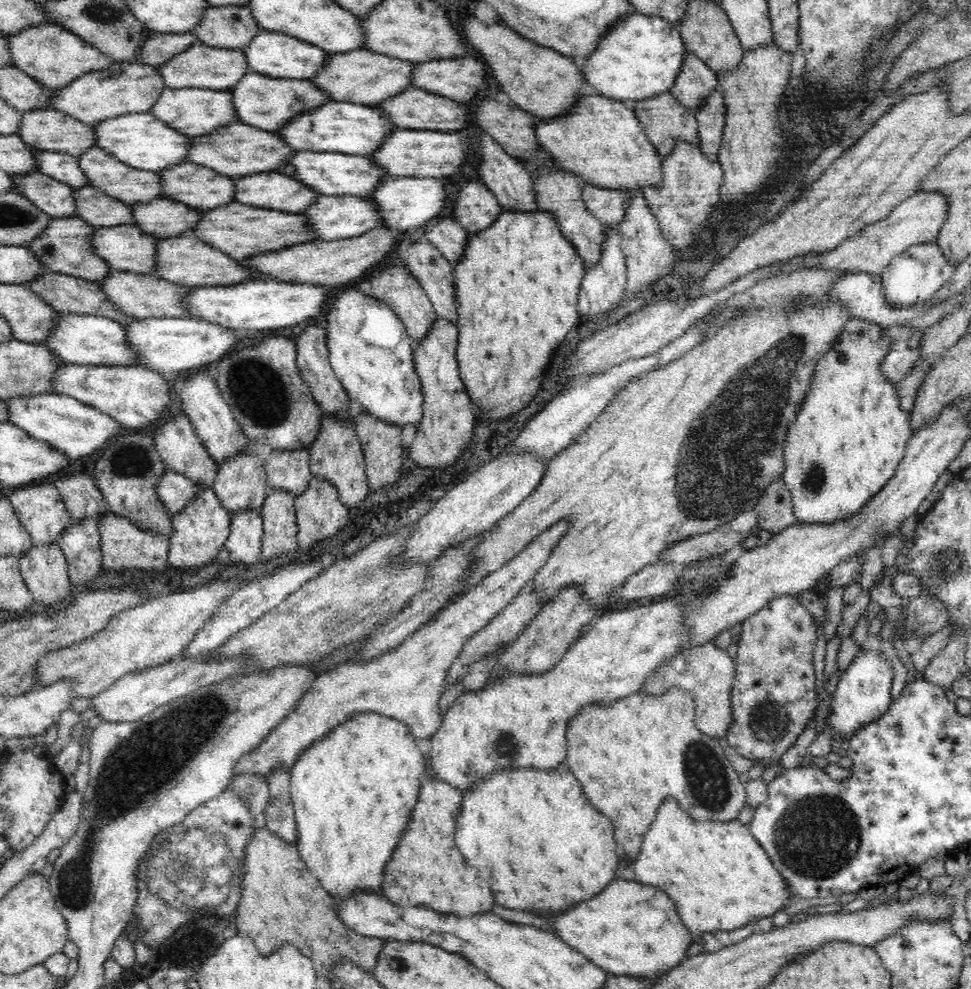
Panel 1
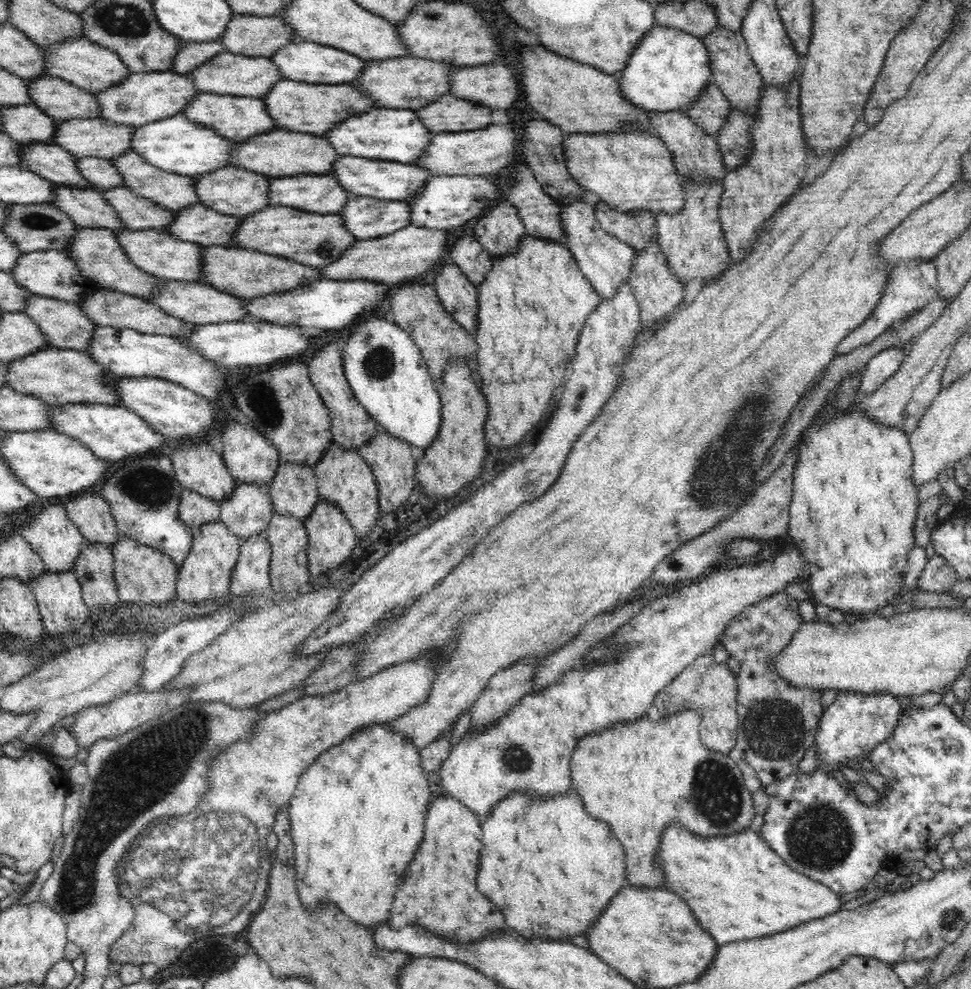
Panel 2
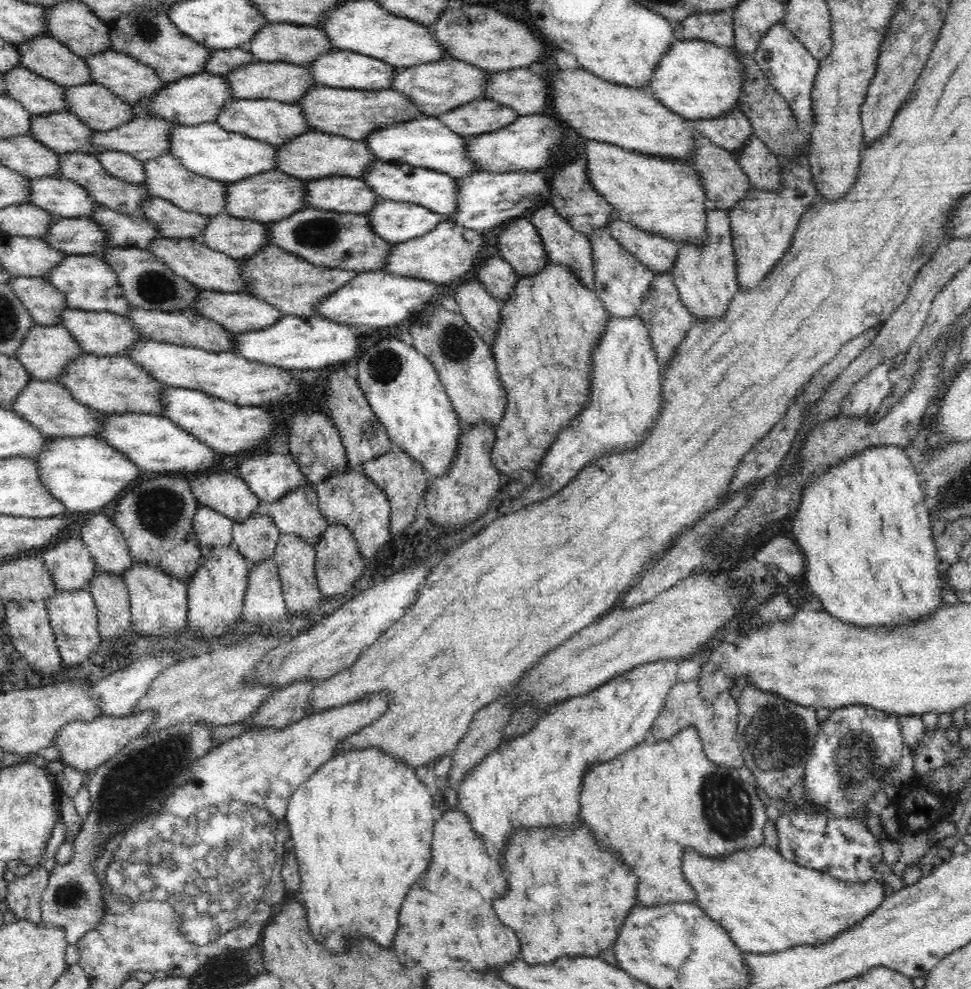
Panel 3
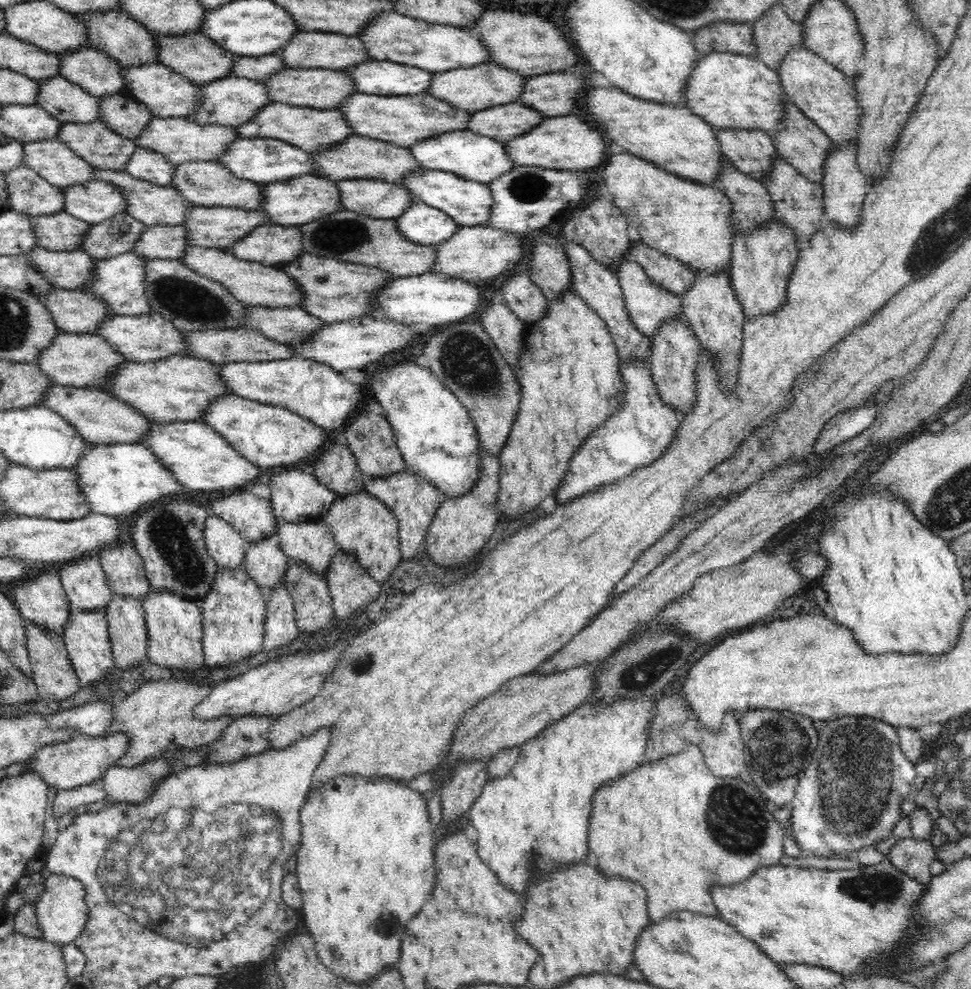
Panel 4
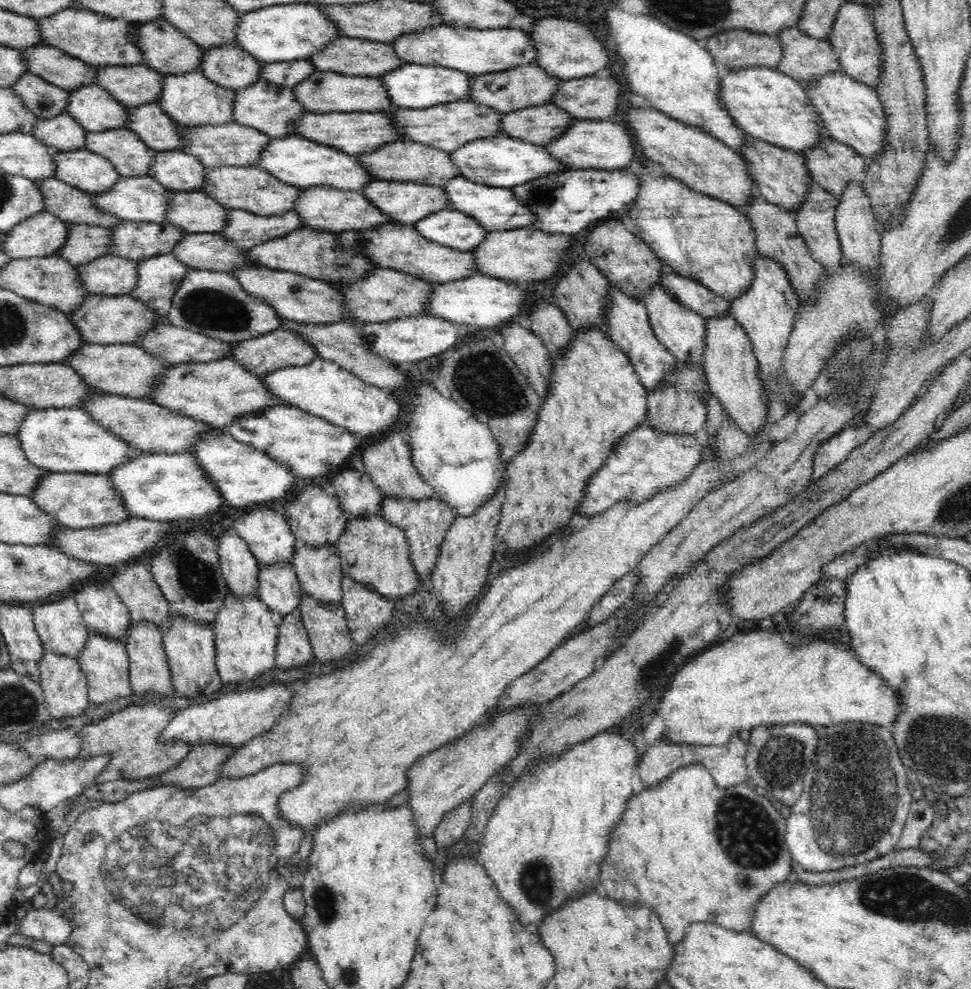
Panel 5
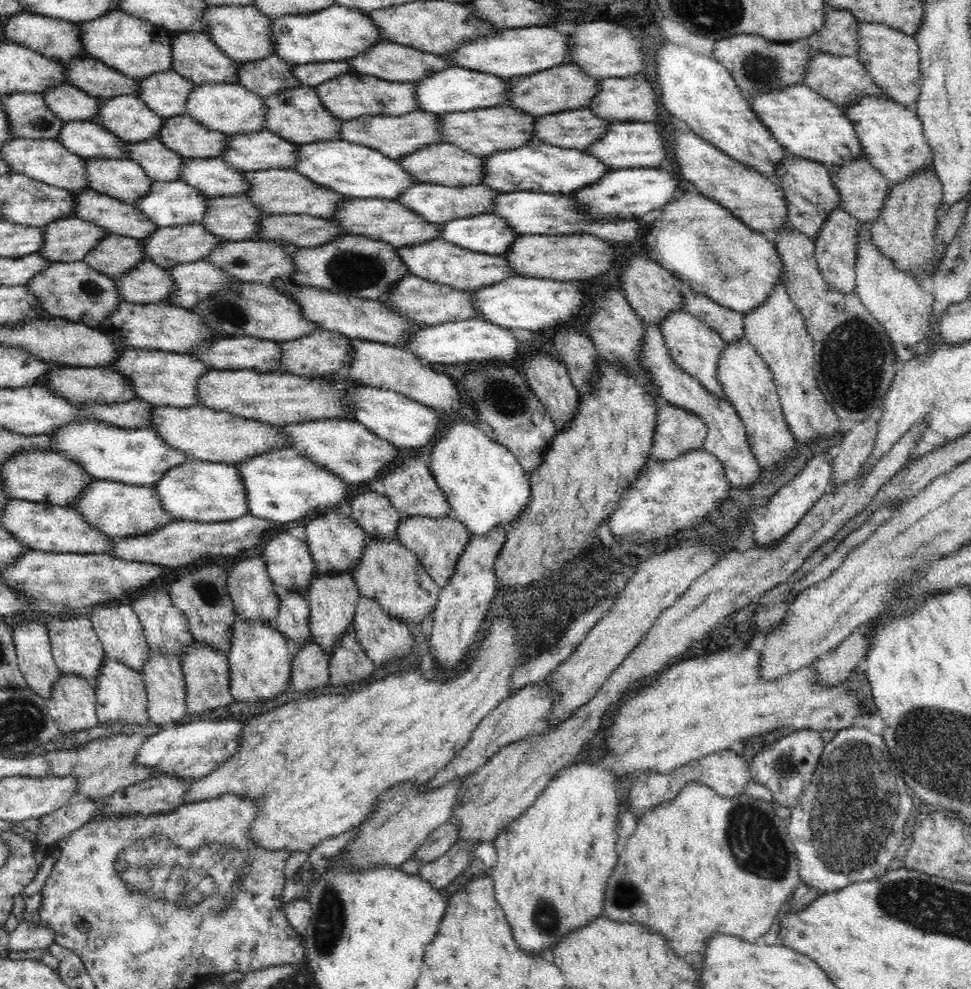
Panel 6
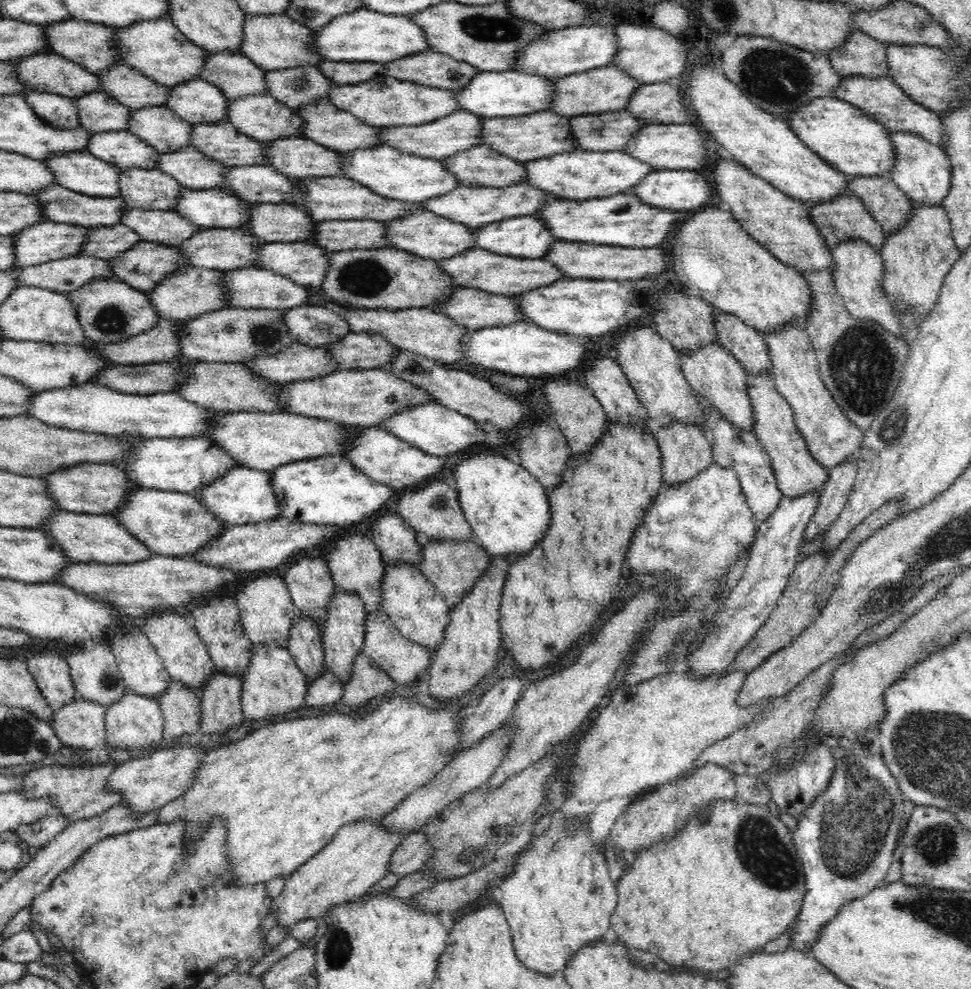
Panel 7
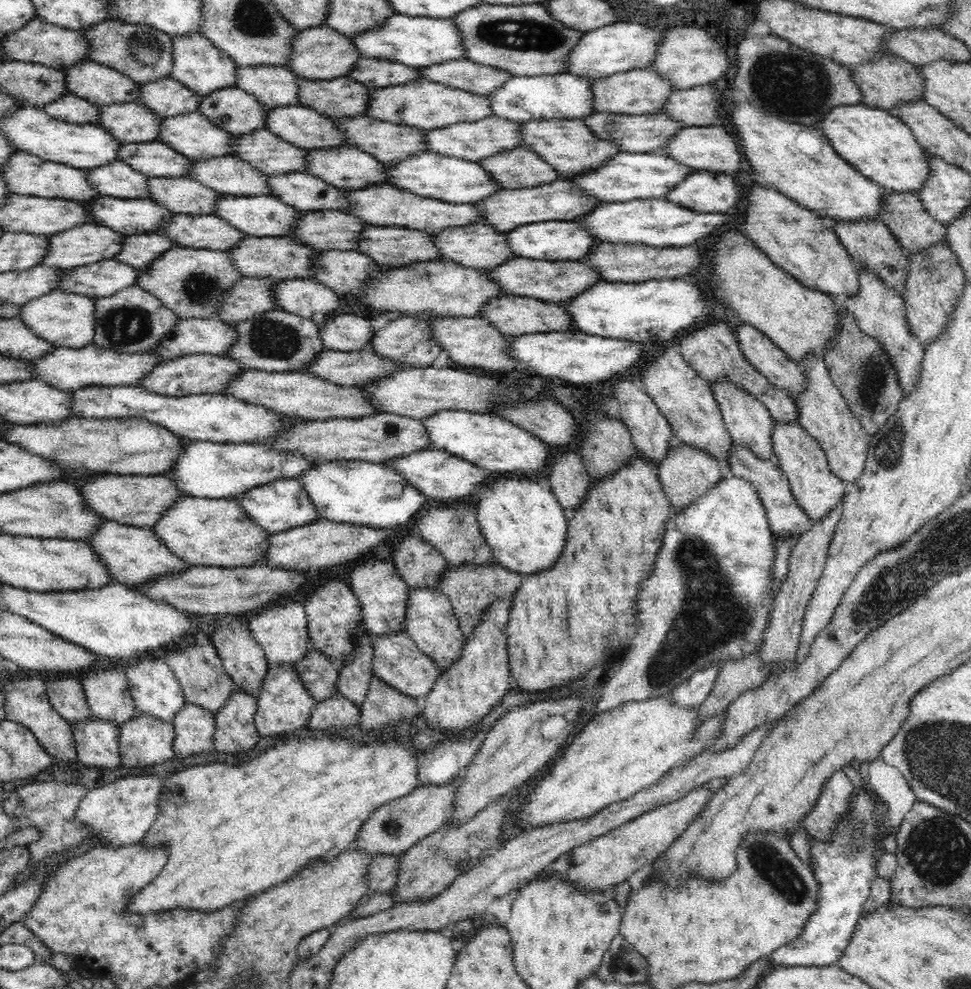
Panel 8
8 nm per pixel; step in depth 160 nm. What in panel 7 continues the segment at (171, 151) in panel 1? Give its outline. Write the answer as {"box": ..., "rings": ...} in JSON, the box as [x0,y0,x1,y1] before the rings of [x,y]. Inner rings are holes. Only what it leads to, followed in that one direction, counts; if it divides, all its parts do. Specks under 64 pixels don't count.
{"box":[341,145,463,203],"rings":[[[388,145],[360,147],[343,156],[341,165],[344,177],[355,180],[382,198],[422,203],[463,185],[459,184],[456,175],[450,173],[439,160],[404,154]]]}

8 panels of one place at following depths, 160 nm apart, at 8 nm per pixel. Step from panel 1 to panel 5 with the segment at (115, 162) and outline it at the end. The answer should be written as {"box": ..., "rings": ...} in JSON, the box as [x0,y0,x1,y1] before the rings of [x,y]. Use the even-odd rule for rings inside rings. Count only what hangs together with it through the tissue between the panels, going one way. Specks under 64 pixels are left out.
{"box":[200,167,300,216],"rings":[[[208,167],[200,190],[226,208],[272,216],[292,210],[300,188],[278,180],[260,167]]]}

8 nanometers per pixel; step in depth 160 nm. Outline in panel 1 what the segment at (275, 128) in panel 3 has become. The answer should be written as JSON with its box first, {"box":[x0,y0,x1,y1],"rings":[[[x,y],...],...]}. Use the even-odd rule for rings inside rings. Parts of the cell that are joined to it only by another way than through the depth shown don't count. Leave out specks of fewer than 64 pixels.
{"box":[150,87,239,137],"rings":[[[164,87],[158,100],[151,106],[150,112],[176,132],[188,137],[209,133],[218,127],[239,120],[230,90],[215,91],[205,88]]]}

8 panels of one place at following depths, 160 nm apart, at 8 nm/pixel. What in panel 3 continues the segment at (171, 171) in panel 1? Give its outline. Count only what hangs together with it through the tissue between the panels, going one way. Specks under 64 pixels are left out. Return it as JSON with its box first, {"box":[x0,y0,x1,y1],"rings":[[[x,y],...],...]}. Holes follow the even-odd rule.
{"box":[225,170,308,223],"rings":[[[274,170],[274,172],[259,172],[236,182],[226,183],[225,212],[239,219],[252,219],[260,223],[282,220],[293,212],[308,208],[305,201],[305,184],[307,182],[308,180],[300,180],[279,170]]]}

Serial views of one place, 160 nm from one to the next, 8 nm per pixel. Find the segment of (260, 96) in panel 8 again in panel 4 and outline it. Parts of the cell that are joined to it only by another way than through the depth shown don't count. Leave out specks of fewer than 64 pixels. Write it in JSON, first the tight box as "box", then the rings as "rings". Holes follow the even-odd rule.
{"box":[79,12,157,67],"rings":[[[84,12],[79,14],[84,21],[84,27],[88,29],[87,38],[91,48],[111,56],[121,66],[131,67],[157,62],[157,42],[154,32],[144,29],[144,25],[134,19],[130,19],[122,12]]]}

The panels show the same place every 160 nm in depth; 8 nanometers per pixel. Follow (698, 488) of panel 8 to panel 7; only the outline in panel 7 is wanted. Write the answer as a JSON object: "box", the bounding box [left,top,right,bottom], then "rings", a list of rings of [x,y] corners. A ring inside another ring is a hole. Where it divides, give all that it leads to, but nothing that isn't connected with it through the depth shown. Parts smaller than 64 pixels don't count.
{"box":[653,422,714,485],"rings":[[[674,422],[674,424],[670,424],[670,426],[664,426],[658,429],[653,436],[657,441],[661,454],[663,480],[666,481],[668,485],[675,485],[688,480],[696,476],[696,473],[699,473],[714,463],[709,434],[703,431],[703,428],[695,426],[694,424]]]}

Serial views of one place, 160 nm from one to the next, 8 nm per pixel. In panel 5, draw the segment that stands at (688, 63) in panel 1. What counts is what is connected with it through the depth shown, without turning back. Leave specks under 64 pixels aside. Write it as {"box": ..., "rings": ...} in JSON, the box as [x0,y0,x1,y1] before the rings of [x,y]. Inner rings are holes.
{"box":[738,137,814,212],"rings":[[[748,137],[738,153],[746,162],[748,173],[760,195],[764,196],[768,202],[784,207],[786,211],[796,212],[799,209],[805,196],[808,195],[807,188],[814,183],[806,169],[805,158],[800,152],[783,149],[764,140]]]}

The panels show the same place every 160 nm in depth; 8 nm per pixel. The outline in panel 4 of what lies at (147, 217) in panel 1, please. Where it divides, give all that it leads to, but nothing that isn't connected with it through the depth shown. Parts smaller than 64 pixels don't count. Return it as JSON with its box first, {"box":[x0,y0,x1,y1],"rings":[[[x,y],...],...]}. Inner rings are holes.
{"box":[227,223,305,266],"rings":[[[264,223],[253,228],[245,237],[227,249],[240,260],[282,266],[305,250],[302,248],[301,230],[297,226]]]}

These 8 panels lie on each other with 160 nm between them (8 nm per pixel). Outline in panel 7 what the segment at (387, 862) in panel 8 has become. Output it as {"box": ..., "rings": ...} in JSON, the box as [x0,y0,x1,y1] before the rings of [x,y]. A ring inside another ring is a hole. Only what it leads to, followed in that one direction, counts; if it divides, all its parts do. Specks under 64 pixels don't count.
{"box":[389,830,433,878],"rings":[[[424,830],[409,834],[392,856],[389,874],[404,878],[426,866],[433,856],[433,846]]]}

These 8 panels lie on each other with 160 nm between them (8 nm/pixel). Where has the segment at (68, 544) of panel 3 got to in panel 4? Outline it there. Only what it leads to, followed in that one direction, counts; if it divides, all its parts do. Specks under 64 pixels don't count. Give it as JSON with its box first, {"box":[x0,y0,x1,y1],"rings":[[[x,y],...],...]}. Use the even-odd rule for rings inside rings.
{"box":[55,555,114,612],"rings":[[[82,555],[76,560],[55,567],[63,584],[71,612],[95,608],[105,610],[114,592],[106,582],[101,562],[94,555]]]}

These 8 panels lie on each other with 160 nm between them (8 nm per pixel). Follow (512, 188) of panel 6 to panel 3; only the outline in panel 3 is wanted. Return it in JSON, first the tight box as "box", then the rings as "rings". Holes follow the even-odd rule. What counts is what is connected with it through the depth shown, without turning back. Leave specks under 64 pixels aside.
{"box":[362,115,482,180],"rings":[[[420,115],[401,123],[373,130],[362,141],[377,160],[428,168],[456,180],[482,172],[478,164],[475,164],[465,153],[467,148],[465,148],[464,139],[464,136],[456,134],[448,126],[444,126],[435,115]]]}

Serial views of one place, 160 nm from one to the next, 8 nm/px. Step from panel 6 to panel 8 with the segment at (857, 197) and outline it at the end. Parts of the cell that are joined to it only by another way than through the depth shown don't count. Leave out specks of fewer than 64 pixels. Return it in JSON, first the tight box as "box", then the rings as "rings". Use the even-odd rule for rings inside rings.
{"box":[879,191,947,253],"rings":[[[885,191],[879,218],[892,231],[896,240],[907,252],[917,253],[919,250],[931,247],[940,241],[946,241],[947,243],[945,224],[934,220],[924,208],[919,197],[912,191]]]}

